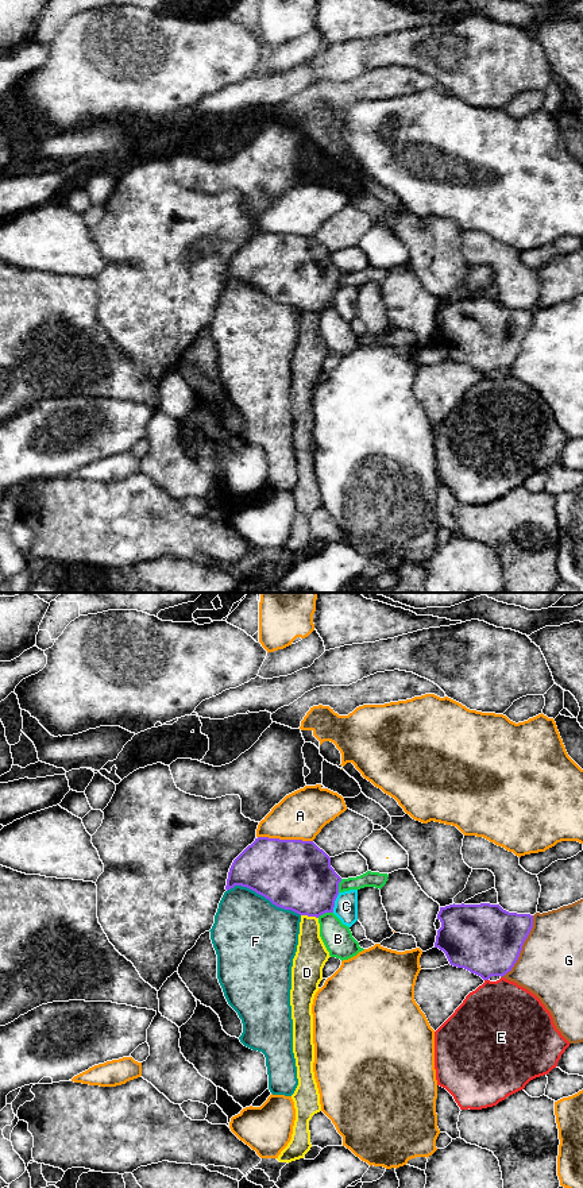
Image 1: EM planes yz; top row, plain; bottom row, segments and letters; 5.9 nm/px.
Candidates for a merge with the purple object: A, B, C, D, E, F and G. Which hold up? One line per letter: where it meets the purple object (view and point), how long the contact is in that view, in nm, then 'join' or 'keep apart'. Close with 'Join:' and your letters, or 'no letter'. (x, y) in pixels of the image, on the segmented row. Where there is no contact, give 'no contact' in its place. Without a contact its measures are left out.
A: yz (285, 840) | 320 nm | keep apart
B: yz (324, 913) | 100 nm | keep apart
C: yz (334, 902) | 130 nm | keep apart
D: yz (309, 915) | 110 nm | keep apart
E: yz (486, 979) | 30 nm | keep apart
F: yz (263, 895) | 460 nm | keep apart
G: yz (521, 948) | 420 nm | keep apart
Join: no letter

